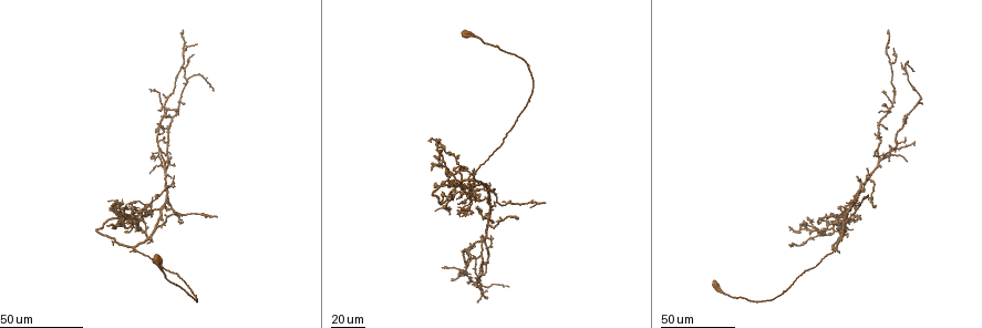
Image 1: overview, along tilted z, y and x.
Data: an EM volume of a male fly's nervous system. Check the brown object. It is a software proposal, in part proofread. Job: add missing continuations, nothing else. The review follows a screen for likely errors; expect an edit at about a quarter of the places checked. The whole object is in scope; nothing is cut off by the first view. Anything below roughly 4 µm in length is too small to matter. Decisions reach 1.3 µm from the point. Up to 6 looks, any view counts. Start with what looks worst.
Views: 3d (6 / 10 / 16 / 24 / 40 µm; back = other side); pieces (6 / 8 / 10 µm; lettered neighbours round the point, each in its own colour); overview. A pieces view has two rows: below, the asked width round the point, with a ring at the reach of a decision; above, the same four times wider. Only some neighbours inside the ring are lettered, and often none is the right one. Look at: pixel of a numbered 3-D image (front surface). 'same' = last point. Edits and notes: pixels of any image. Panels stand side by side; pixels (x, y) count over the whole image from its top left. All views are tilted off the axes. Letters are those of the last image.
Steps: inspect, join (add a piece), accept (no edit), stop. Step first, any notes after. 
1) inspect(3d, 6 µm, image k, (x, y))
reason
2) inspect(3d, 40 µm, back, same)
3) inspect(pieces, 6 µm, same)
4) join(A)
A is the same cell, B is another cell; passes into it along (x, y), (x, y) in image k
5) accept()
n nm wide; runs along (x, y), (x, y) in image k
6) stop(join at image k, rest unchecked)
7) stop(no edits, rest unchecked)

inspect(3d, 40 µm, image 1, (544, 201))
end of a long branch

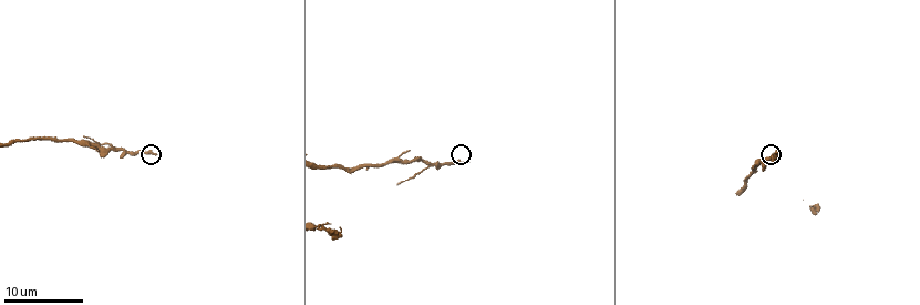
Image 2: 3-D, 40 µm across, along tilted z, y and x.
inspect(pieces, 8 µm, image 2, (467, 163))

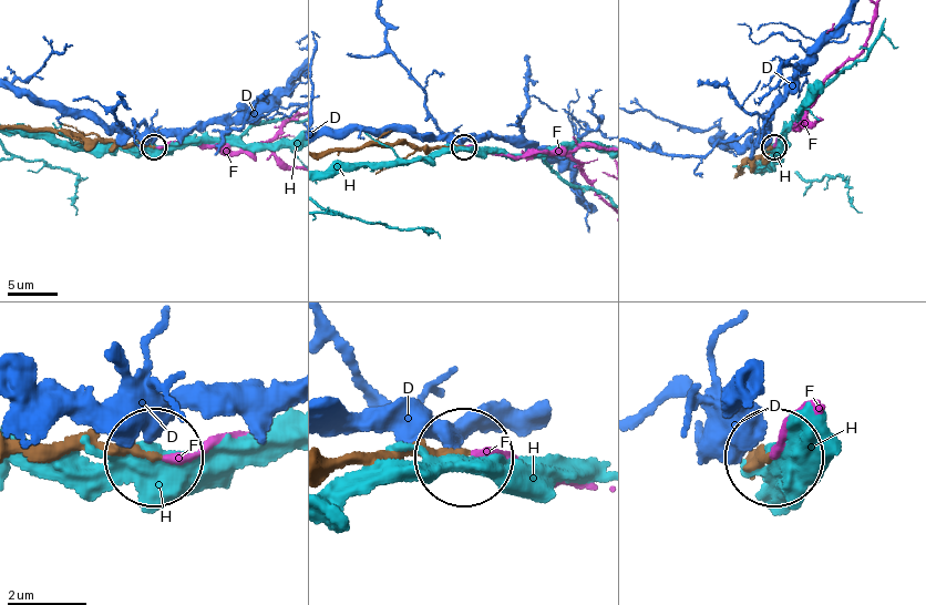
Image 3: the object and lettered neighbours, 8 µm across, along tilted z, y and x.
join(F)
160 nm wide; F is the same cell, D and H are other cells; passes into it along (59, 450), (193, 458), (229, 439), (283, 433) in image 3; the neuron continues

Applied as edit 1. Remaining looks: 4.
inspect(overview)

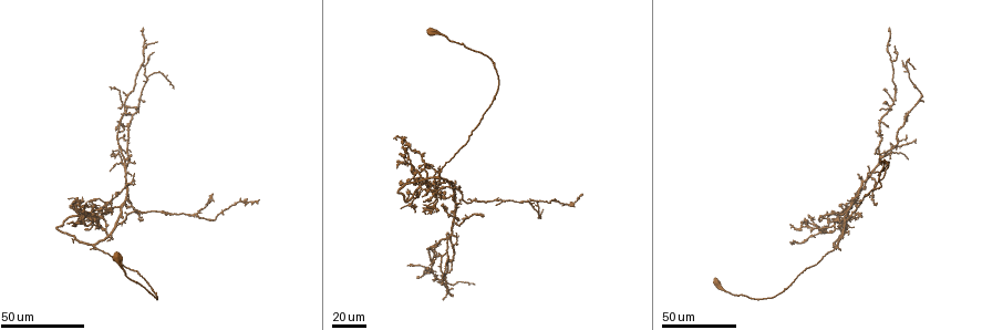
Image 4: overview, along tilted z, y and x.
inspect(3d, 40 µm, image 4, (122, 93))
thin end

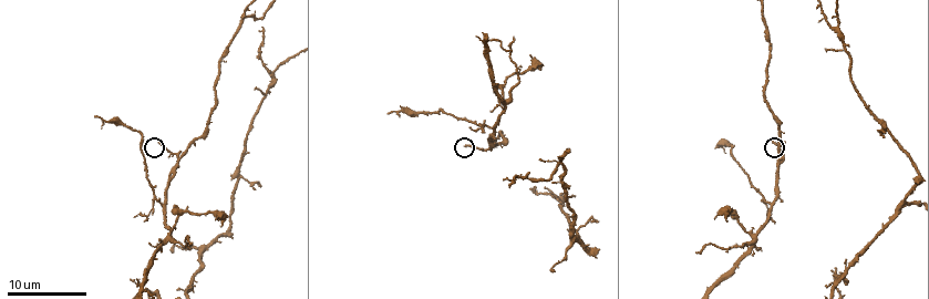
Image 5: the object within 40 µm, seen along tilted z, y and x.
inspect(pieces, 6 µm, image 5, (466, 146))

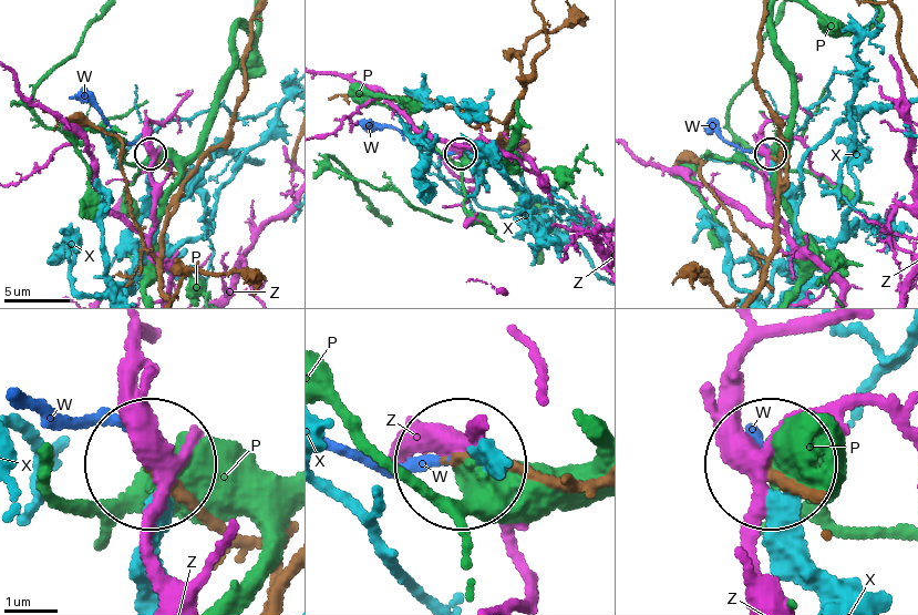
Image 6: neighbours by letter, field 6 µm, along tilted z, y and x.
join(W)
W is the same cell, P, X and Z are other cells; the neuron continues

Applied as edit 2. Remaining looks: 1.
stop(join at image 3, join at image 6, rest unchecked)

